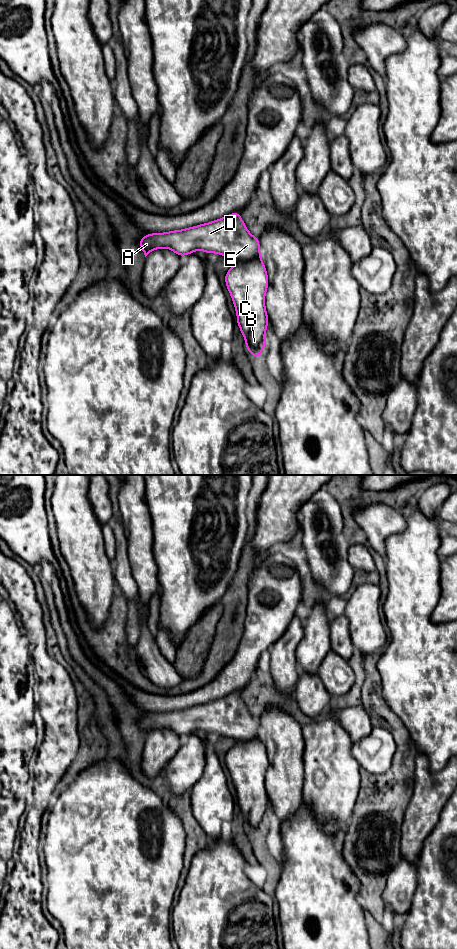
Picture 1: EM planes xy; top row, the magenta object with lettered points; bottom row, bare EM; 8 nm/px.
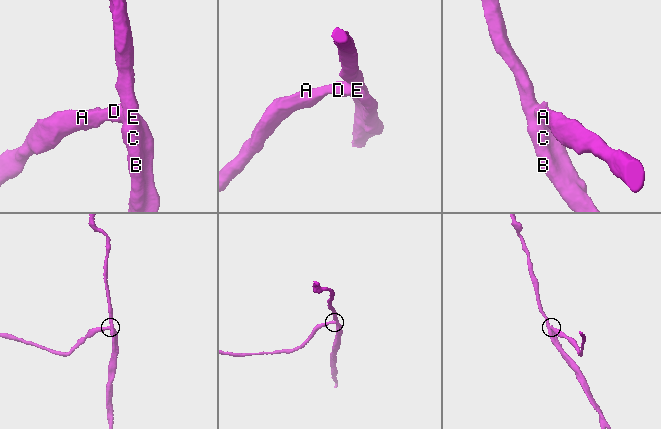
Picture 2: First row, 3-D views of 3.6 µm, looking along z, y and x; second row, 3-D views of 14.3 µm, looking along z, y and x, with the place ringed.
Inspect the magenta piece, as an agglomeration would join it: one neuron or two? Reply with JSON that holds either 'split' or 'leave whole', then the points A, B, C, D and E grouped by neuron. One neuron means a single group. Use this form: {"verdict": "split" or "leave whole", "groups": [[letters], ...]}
{"verdict": "leave whole", "groups": [["A", "B", "C", "D", "E"]]}

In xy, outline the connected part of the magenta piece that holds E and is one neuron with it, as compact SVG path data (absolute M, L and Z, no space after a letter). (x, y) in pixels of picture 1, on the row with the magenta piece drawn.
M239 212L183 230L150 233L140 238L139 244L145 257L152 250L167 248L179 257L201 250L206 254L216 253L234 259L236 263L227 271L224 277L226 287L236 310L237 325L245 338L246 348L254 358L260 357L266 344L265 332L269 322L265 306L268 274L262 261L259 238L248 231Z

